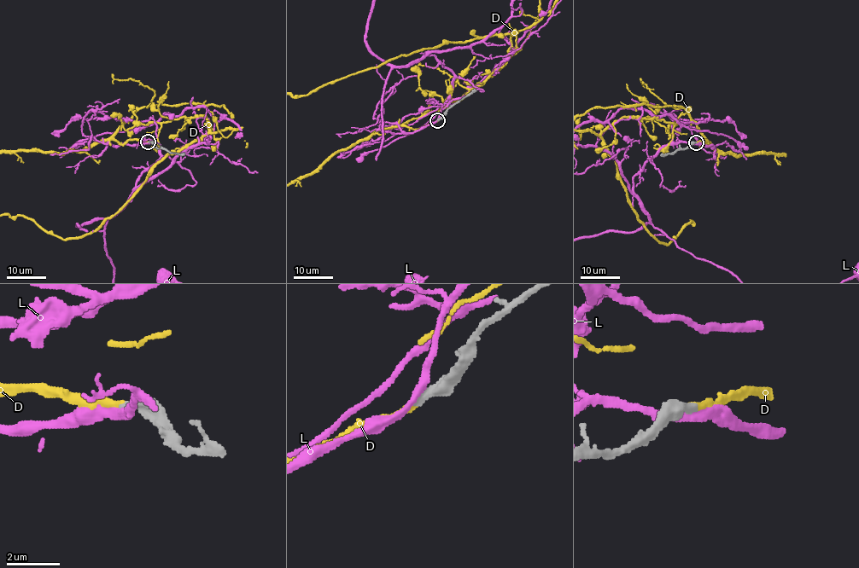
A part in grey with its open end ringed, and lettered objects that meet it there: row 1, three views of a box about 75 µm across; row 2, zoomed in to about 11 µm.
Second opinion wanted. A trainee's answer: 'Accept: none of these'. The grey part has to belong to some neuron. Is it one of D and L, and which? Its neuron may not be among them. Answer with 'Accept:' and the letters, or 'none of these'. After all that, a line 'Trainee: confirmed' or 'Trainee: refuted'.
Accept: D
Trainee: refuted

